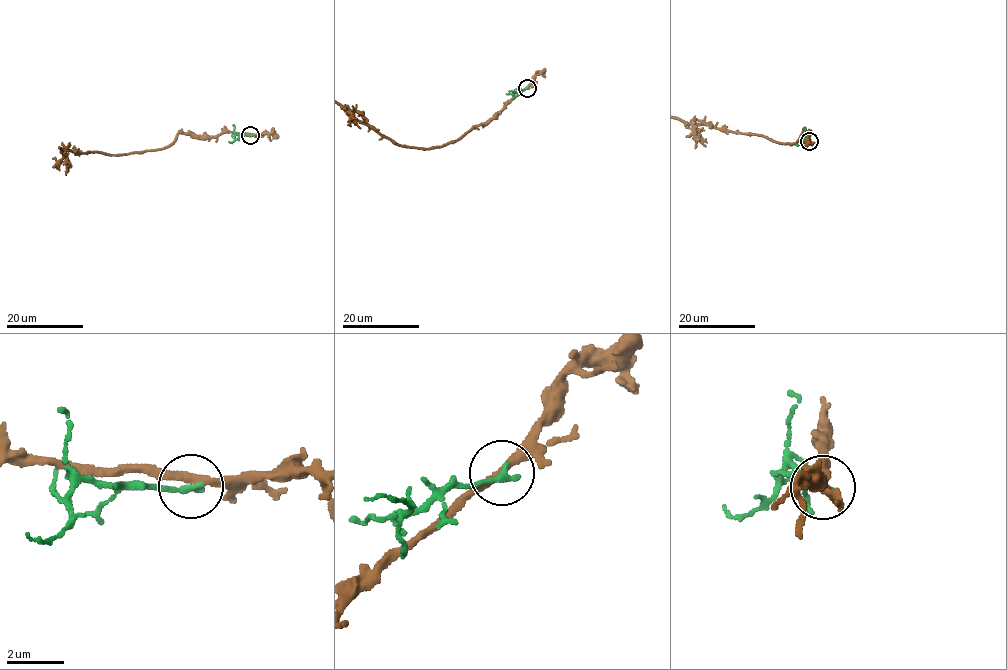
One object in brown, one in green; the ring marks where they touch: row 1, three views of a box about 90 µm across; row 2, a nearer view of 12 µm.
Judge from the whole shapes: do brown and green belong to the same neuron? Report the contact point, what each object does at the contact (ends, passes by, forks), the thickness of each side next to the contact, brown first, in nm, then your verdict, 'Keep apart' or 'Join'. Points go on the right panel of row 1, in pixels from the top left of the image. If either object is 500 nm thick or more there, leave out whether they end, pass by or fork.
Place: (809, 141). At the ring brown passes by. At the ring green ends. Thickness 260 nm (brown) against 260 nm. Keep apart

